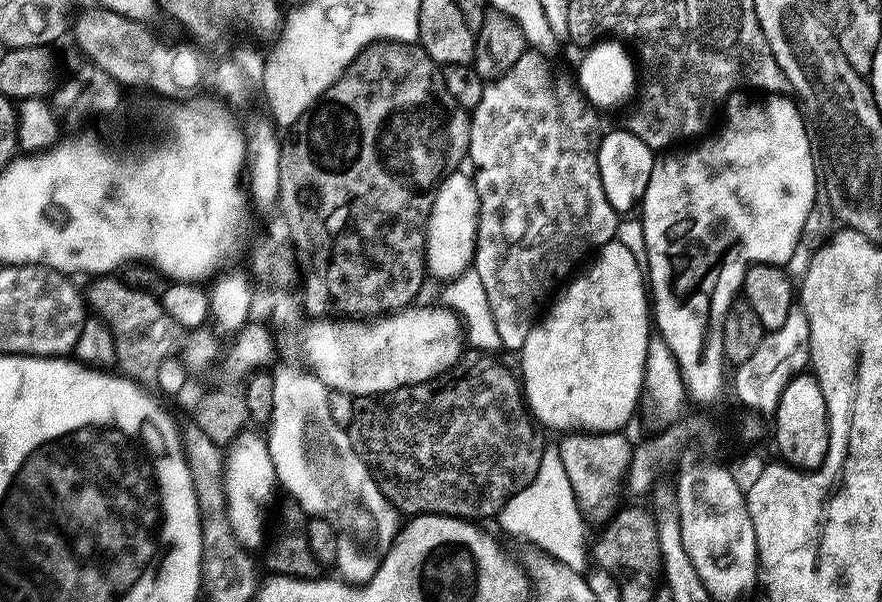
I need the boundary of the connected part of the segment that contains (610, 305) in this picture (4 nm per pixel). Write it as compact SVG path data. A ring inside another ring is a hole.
M611 240L595 256L596 261L584 273L581 271L567 281L566 287L555 297L556 305L554 300L543 319L532 327L524 347L518 352L519 371L522 373L522 387L528 407L545 429L614 432L623 429L623 424L632 415L637 415L641 403L650 339L646 276L642 265L634 262L634 254L626 250L620 240Z

